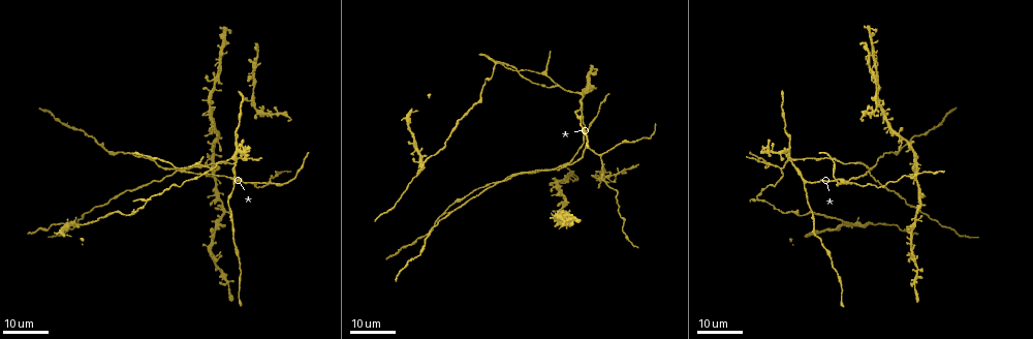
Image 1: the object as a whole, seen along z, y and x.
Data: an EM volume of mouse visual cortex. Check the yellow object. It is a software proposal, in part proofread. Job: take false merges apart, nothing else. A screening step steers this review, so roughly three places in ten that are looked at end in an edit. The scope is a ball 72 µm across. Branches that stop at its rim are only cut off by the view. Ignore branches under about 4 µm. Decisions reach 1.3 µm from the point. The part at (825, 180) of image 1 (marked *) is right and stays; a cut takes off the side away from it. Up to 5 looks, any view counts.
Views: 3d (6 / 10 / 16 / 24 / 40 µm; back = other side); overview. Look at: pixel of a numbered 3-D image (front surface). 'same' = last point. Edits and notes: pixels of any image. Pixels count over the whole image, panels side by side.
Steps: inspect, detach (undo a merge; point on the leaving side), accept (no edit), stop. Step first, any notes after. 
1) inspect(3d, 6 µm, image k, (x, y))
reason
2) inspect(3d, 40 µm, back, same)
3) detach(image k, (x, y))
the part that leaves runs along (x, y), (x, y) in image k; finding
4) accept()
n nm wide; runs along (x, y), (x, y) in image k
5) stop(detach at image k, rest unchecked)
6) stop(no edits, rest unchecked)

inspect(3d, 16 µm, image 1, (788, 148))

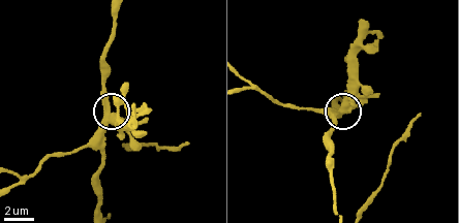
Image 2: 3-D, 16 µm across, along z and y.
inspect(3d, 6 µm, image 2, (343, 109))
zoom in

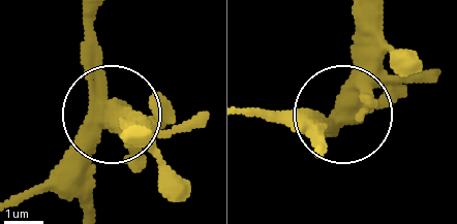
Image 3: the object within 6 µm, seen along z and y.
detach(image 3, (164, 117))
3 arms; the part that leaves runs along (339, 115), (359, 20) in image 3; a second neuron is stuck on

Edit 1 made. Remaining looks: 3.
inspect(overview)

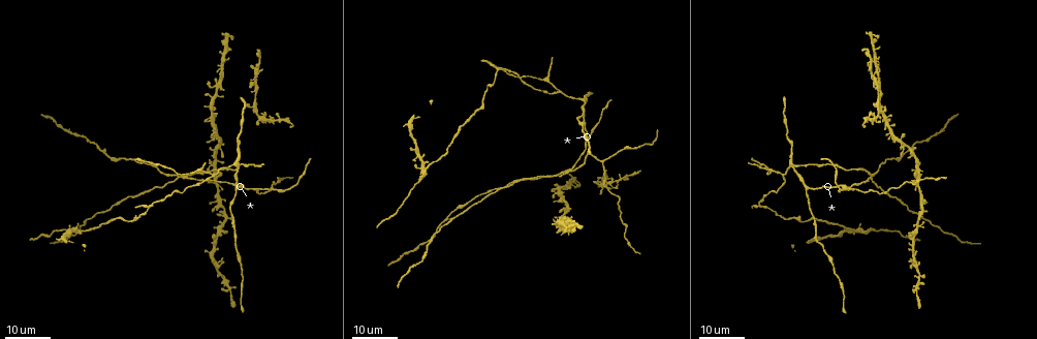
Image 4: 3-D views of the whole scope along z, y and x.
inspect(3d, 16 µm, image 4, (548, 79))
arms part here

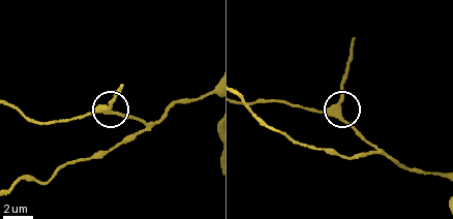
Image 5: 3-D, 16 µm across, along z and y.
inspect(3d, 6 µm, image 5, (337, 107))

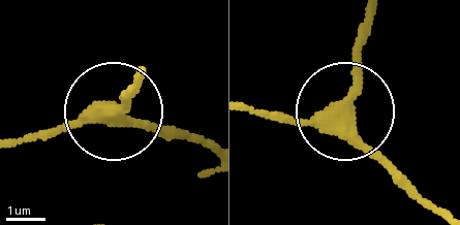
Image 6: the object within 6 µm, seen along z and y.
accept()
350 nm wide; runs along (205, 145), (129, 122), (116, 108), (132, 92) in image 6; one neuron here

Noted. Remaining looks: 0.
stop(detach at image 3, rest unchecked)

